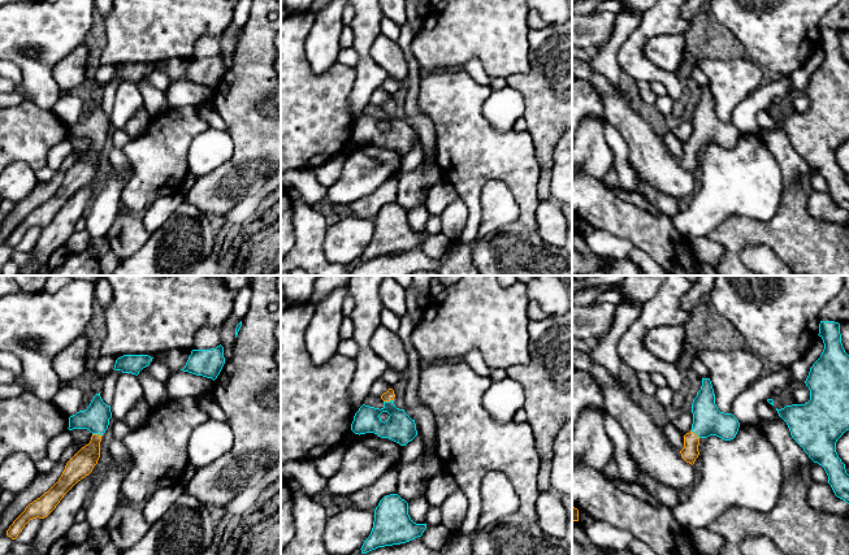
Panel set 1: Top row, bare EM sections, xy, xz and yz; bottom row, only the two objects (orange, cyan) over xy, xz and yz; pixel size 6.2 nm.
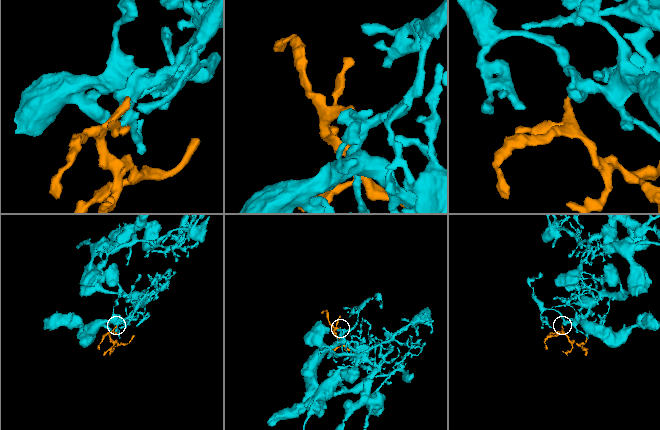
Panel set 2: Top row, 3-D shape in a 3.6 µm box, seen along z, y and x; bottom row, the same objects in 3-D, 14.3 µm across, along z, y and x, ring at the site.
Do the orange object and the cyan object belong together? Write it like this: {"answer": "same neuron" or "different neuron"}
{"answer": "same neuron"}

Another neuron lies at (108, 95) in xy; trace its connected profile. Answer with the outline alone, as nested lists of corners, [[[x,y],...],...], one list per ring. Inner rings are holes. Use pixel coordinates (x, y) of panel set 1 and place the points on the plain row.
[[[112,79],[104,88],[100,99],[100,105],[107,114],[112,113],[116,91],[121,86],[121,79]]]

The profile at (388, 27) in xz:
[[[384,18],[384,21],[381,22],[381,34],[393,40],[398,40],[400,35],[400,27],[391,22],[389,18]]]

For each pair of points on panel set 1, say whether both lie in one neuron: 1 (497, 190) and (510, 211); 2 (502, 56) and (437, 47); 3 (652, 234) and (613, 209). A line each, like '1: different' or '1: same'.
1: same
2: same
3: same

